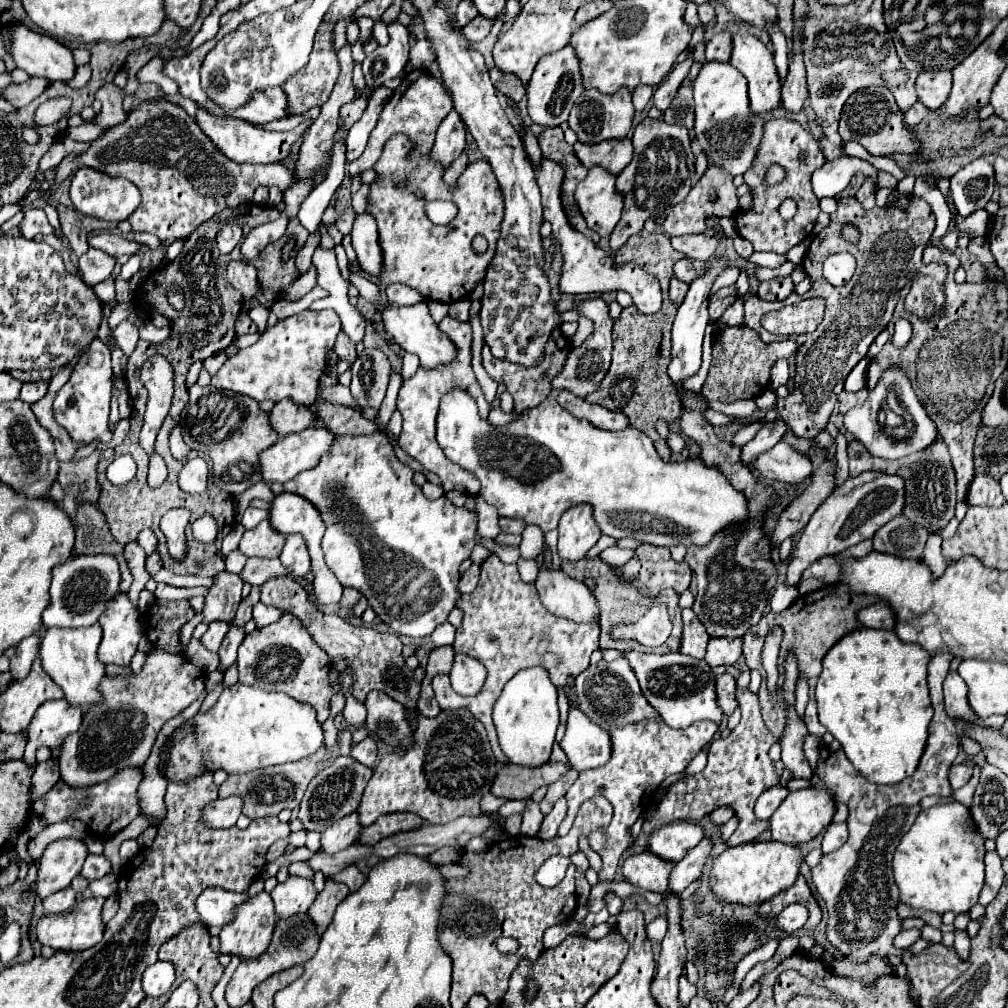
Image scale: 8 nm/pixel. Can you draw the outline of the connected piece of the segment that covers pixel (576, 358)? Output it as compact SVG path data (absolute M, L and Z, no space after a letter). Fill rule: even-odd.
M594 298L594 300L582 300L578 302L578 314L586 316L594 322L594 332L582 342L580 348L570 350L560 374L556 374L556 378L552 380L552 388L554 390L570 390L572 394L584 398L588 392L594 392L600 384L600 380L604 378L604 374L608 372L610 366L610 354L612 354L612 320L608 316L608 304L602 298Z

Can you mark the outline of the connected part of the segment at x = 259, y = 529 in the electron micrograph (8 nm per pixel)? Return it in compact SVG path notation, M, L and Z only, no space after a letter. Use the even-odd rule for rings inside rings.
M266 518L256 528L244 532L240 540L240 552L244 552L246 556L278 558L284 542L286 542L286 536L276 534L276 530L272 530L272 524Z

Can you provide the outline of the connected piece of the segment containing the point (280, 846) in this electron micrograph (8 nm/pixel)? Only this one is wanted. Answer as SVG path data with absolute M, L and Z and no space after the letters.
M280 839L274 842L270 848L268 849L265 860L267 863L270 863L274 860L276 860L278 857L282 856L287 847L288 847L288 841L286 839Z

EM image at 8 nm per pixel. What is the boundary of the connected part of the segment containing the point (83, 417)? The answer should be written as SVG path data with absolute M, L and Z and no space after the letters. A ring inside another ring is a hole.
M98 338L90 344L90 352L96 352L96 358L88 358L88 352L84 352L74 366L70 380L58 390L54 398L54 418L60 426L68 430L74 442L78 444L88 444L92 440L108 442L112 438L112 432L108 428L108 410L110 410L110 392L114 384L114 372L110 364L110 348L100 342ZM104 354L104 360L98 356Z

